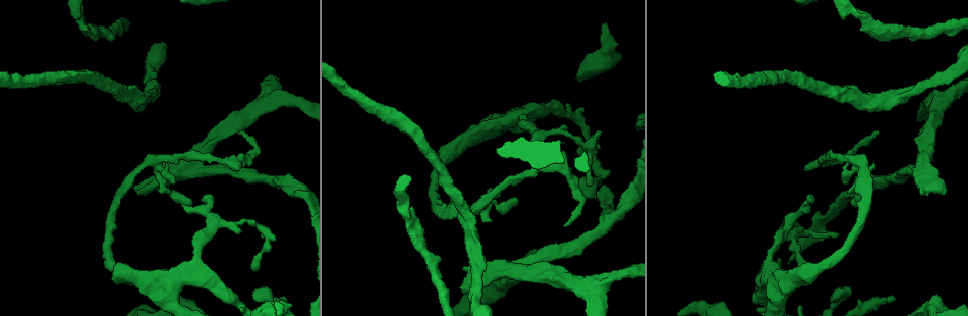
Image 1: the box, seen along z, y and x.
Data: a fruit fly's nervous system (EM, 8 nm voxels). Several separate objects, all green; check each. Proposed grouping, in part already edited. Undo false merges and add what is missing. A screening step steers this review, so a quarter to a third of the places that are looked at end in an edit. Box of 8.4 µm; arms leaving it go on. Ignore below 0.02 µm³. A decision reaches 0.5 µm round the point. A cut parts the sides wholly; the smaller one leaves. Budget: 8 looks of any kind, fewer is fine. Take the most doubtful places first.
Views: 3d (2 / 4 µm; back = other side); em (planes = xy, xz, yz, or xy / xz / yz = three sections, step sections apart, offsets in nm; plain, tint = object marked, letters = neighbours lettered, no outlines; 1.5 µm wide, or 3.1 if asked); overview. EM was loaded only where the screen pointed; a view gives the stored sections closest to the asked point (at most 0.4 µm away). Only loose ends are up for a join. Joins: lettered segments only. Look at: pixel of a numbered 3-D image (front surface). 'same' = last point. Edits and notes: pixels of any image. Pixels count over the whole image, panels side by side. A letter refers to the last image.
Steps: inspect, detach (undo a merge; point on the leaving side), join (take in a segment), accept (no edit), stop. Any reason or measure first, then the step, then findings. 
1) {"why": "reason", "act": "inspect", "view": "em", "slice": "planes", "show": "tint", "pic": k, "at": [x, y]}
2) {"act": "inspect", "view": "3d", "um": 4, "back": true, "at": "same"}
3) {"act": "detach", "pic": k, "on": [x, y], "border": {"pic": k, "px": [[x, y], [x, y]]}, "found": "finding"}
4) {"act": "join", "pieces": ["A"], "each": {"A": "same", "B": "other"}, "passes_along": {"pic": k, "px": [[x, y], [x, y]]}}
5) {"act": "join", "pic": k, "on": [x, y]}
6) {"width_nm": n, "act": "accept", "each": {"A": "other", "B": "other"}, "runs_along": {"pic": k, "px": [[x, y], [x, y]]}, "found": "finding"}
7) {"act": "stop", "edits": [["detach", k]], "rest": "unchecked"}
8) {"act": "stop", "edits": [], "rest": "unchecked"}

{"why": "branch stops here", "act": "inspect", "view": "em", "slice": "yz", "step": 4, "show": "letters", "pic": 1, "at": [921, 192]}

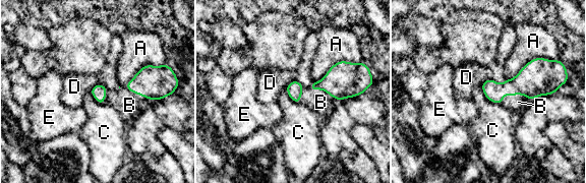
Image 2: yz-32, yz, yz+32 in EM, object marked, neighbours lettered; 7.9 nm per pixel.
{"why": "cut it another way", "act": "inspect", "view": "em", "slice": "planes", "show": "letters", "at": "same"}

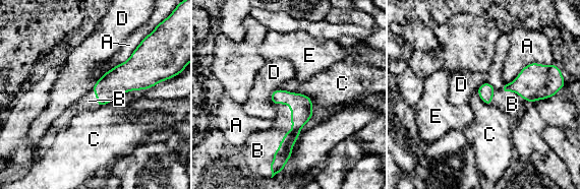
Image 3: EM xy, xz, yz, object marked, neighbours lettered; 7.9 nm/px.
{"act": "join", "pieces": ["B"], "each": {"A": "other", "B": "same", "C": "other", "D": "other", "E": "other"}, "passes_along": {"pic": 3, "px": [[301, 107], [284, 133], [257, 150]]}, "found": "the neuron continues"}

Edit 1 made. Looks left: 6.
{"act": "inspect", "view": "overview"}

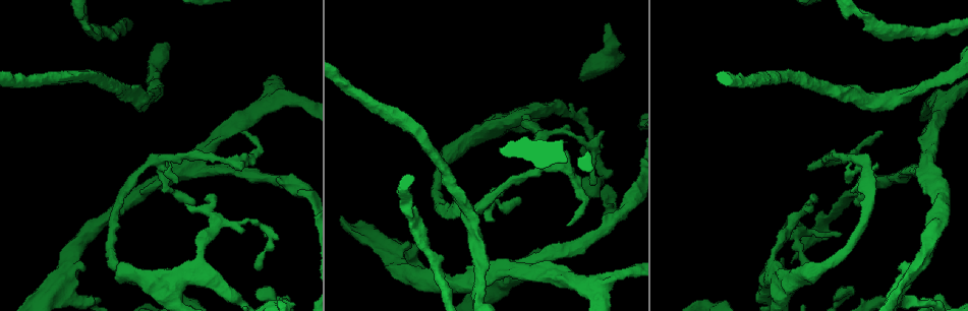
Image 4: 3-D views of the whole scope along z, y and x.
{"why": "tapers out", "act": "inspect", "view": "em", "slice": "xy", "step": 8, "show": "tint", "pic": 4, "at": [840, 233]}

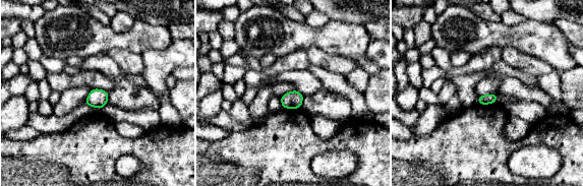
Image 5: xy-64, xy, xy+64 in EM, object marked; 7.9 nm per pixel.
{"act": "inspect", "view": "em", "slice": "planes", "show": "letters", "at": "same"}

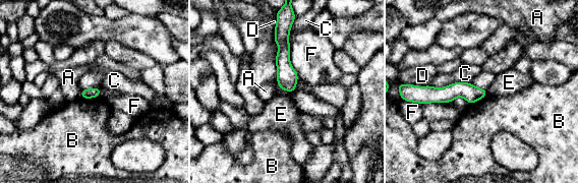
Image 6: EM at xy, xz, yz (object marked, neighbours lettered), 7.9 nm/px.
{"act": "accept", "each": {"A": "other", "B": "other", "C": "other", "D": "other", "E": "other", "F": "other"}, "border": {"pic": 6, "px": [[486, 90], [488, 94]]}, "found": "none of them fits"}

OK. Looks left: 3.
{"act": "stop", "edits": [["join", 3]], "rest": "unchecked"}

